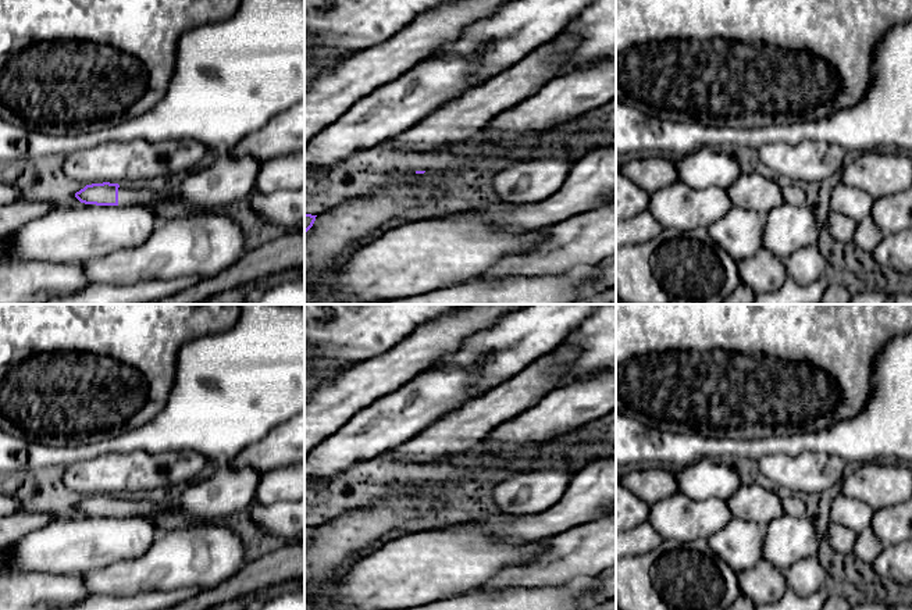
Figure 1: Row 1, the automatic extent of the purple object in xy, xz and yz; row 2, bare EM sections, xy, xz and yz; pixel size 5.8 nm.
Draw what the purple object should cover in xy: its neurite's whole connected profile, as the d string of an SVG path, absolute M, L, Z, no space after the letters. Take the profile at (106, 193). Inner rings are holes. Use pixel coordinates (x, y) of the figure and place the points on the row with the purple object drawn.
M92 183L75 193L85 204L96 206L147 206L160 201L181 203L178 190L153 190L149 188L128 188L118 183Z

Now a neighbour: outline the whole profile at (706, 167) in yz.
M710 147L676 161L678 181L684 185L702 190L710 186L728 189L741 175L741 168L734 157Z

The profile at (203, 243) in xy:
M192 211L188 217L178 217L158 224L149 239L133 249L113 252L104 257L96 257L82 263L82 270L92 283L132 285L147 279L170 281L185 275L213 278L224 268L232 265L245 253L245 232L229 215L213 211Z

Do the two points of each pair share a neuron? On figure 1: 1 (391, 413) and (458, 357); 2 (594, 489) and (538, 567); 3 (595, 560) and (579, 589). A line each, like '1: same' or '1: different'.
1: different
2: different
3: different

